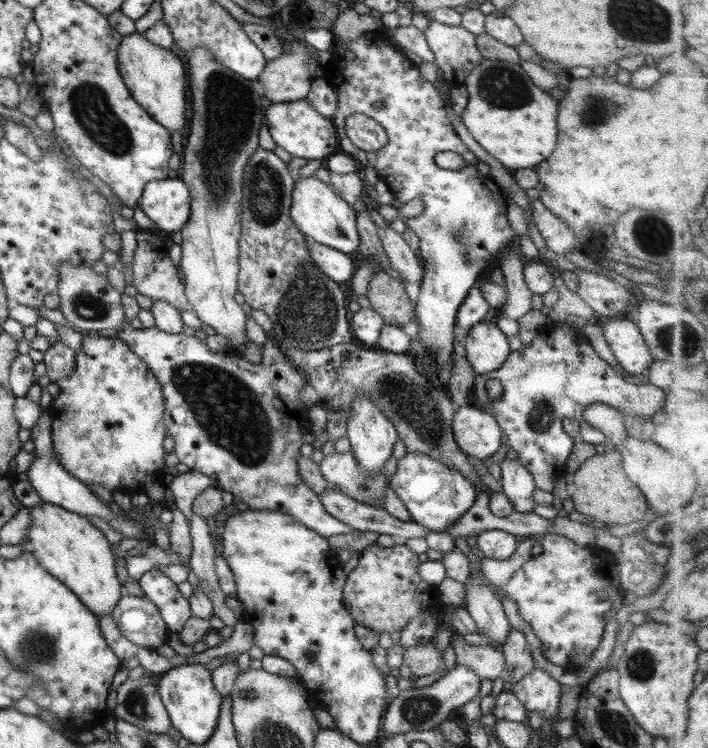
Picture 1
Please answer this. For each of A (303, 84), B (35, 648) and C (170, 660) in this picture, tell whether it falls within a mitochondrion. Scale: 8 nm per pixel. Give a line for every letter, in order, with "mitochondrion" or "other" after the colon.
A: other
B: mitochondrion
C: other

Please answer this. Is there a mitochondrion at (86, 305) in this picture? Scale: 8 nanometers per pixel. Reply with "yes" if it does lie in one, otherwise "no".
yes

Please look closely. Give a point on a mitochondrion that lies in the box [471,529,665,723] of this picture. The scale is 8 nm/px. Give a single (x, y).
(641, 666)

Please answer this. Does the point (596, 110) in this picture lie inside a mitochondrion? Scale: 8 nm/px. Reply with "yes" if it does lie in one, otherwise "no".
yes

